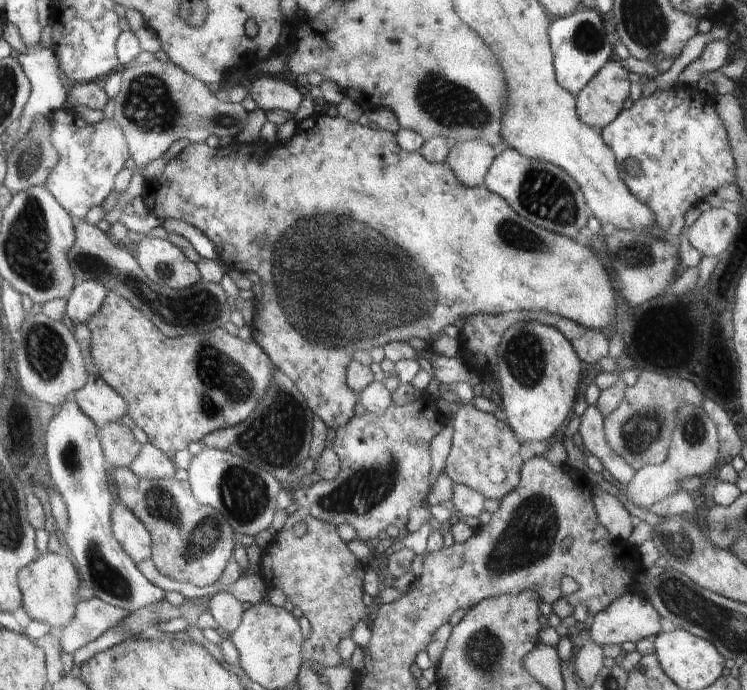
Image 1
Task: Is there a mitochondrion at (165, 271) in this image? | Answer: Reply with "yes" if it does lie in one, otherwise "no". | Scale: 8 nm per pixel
yes

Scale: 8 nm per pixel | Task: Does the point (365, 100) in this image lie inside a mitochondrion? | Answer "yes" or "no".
no

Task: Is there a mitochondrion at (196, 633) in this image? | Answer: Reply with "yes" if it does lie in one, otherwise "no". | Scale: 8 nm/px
no

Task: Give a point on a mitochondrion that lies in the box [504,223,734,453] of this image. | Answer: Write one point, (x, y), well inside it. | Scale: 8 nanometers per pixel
(634, 257)

